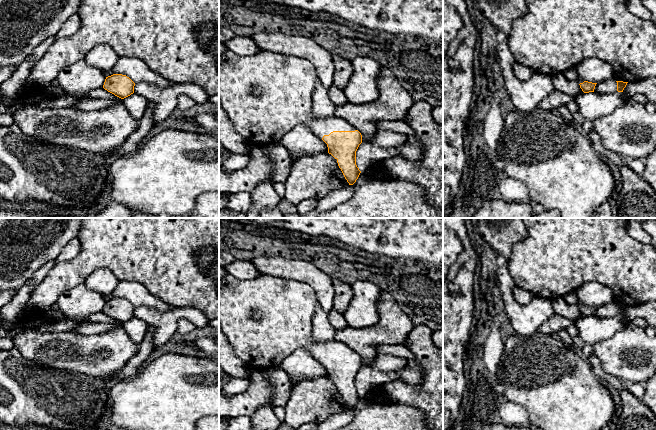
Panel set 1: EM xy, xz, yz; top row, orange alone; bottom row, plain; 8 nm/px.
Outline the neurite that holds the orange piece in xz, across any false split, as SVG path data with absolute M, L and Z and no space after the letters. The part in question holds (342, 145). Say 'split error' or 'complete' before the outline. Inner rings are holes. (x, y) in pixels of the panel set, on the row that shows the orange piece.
split error; M227 50L219 56L219 103L235 131L245 139L250 147L279 144L286 133L301 124L307 125L313 134L327 144L326 153L304 156L292 163L289 177L284 183L284 198L295 205L306 199L320 200L334 190L353 185L361 173L356 165L356 151L362 143L361 133L351 123L337 116L322 120L313 119L312 95L317 79L315 67L301 57L262 50L246 57Z

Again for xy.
split error; M126 75L106 77L103 88L114 94L115 104L102 110L82 111L74 108L41 108L39 104L54 96L46 87L26 85L19 98L20 106L12 113L22 132L48 144L79 148L91 153L118 151L138 129L139 123L124 106L122 100L134 93L135 83Z

